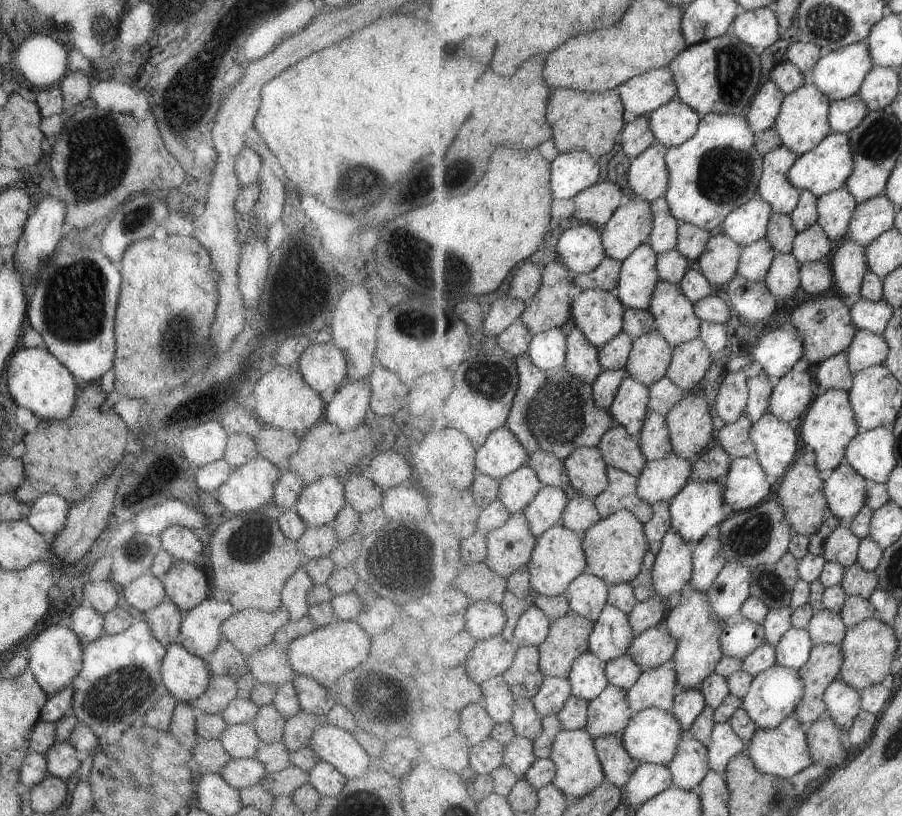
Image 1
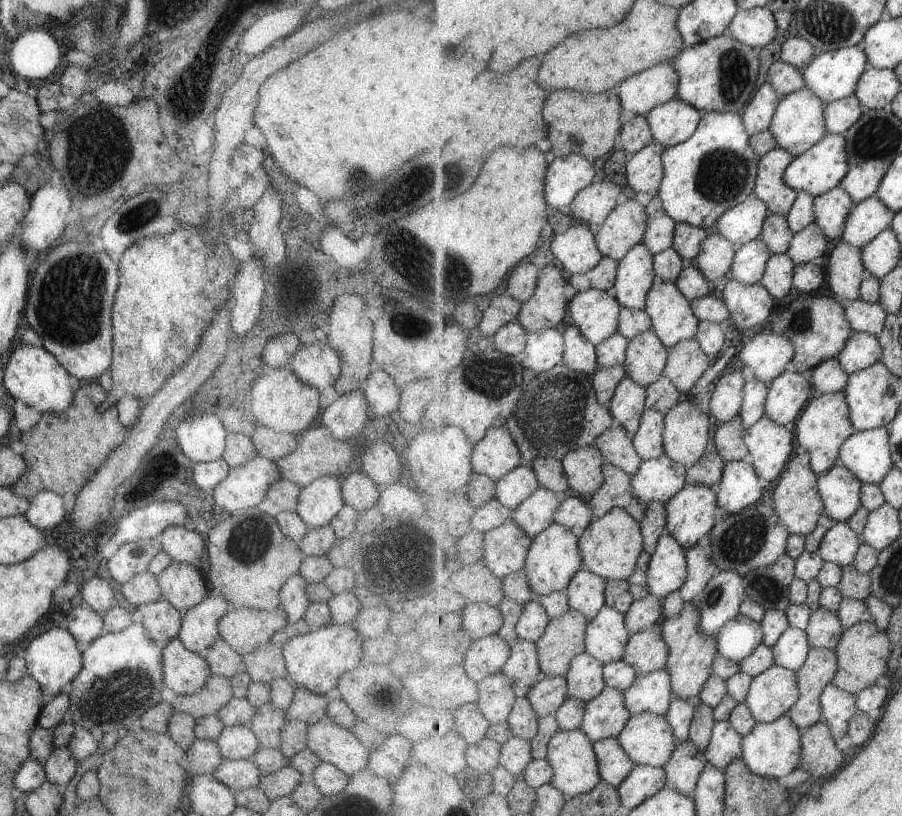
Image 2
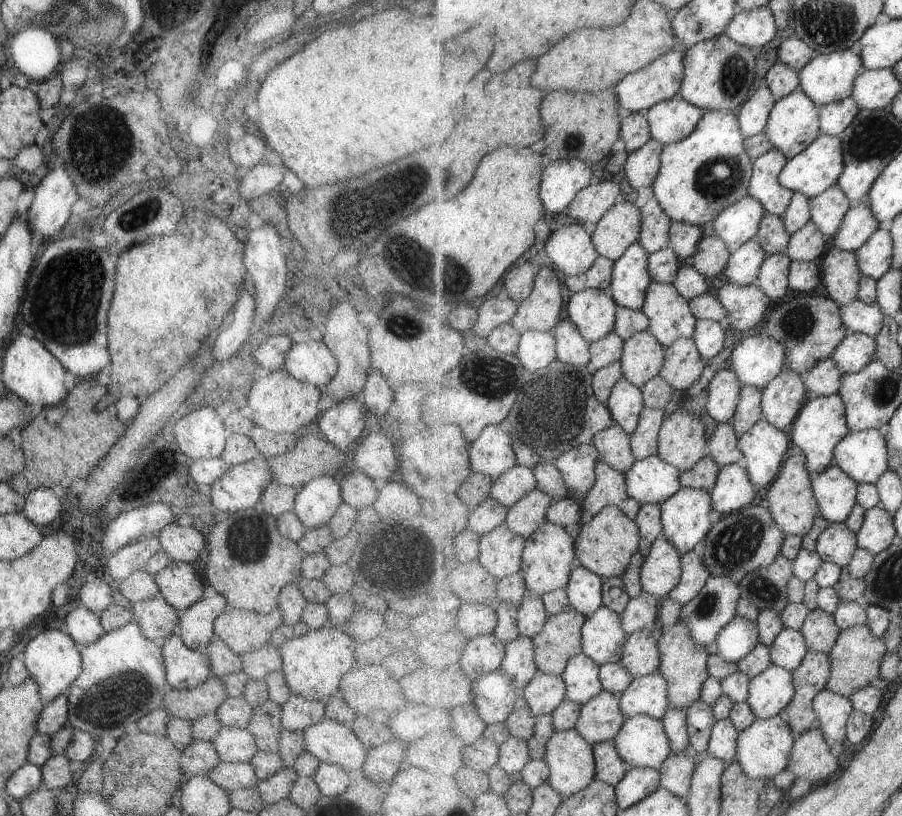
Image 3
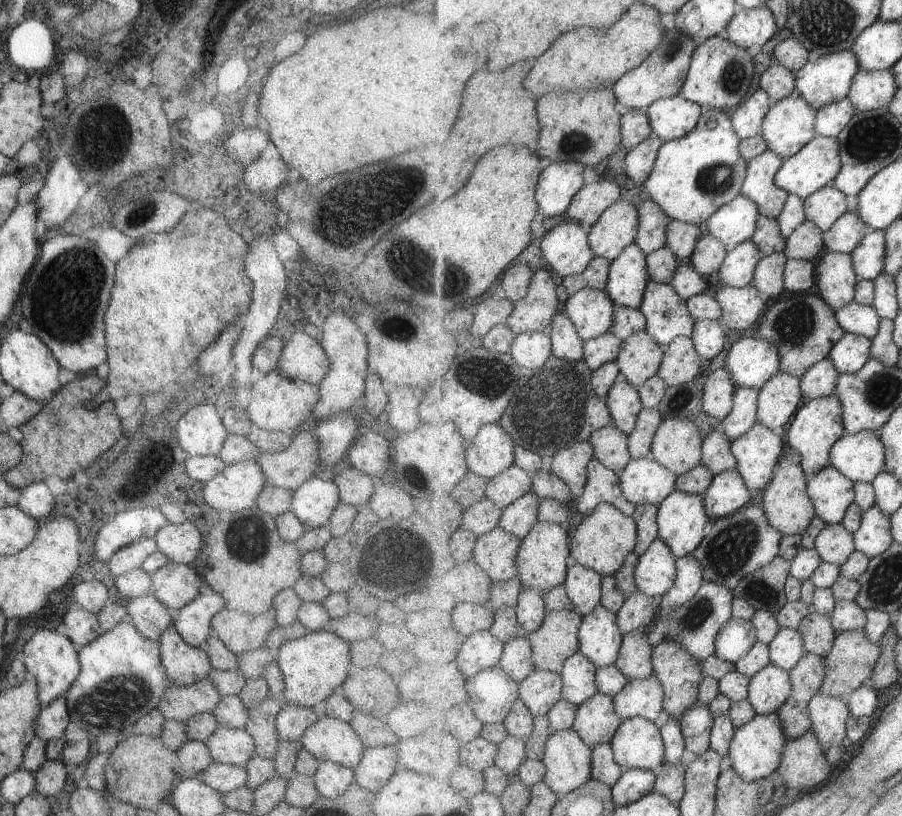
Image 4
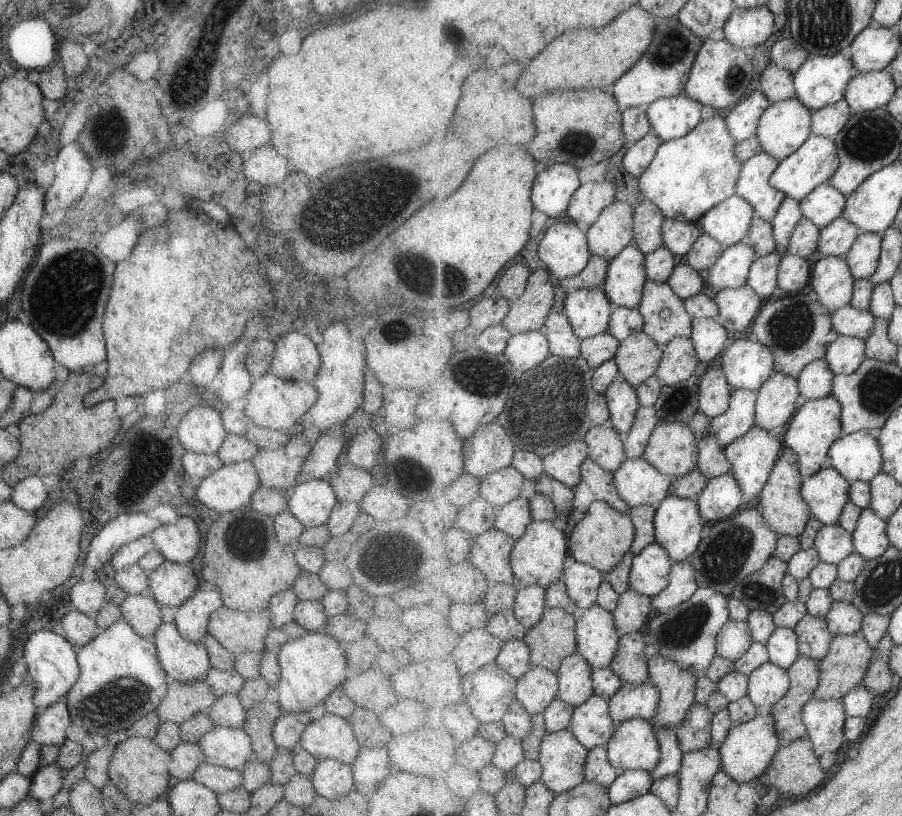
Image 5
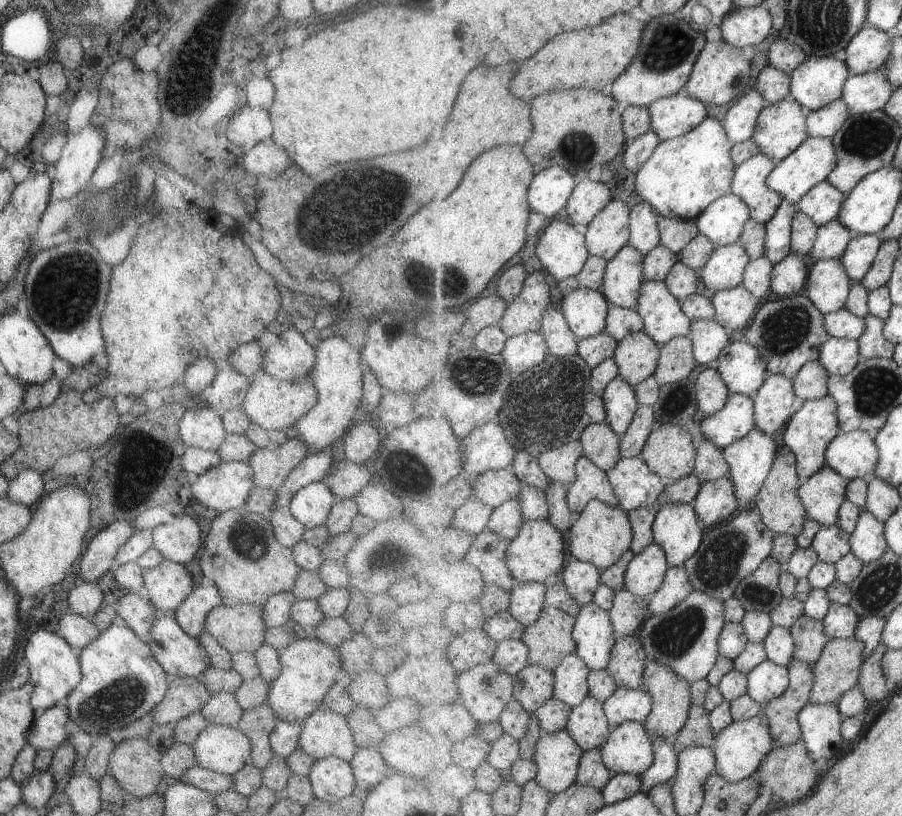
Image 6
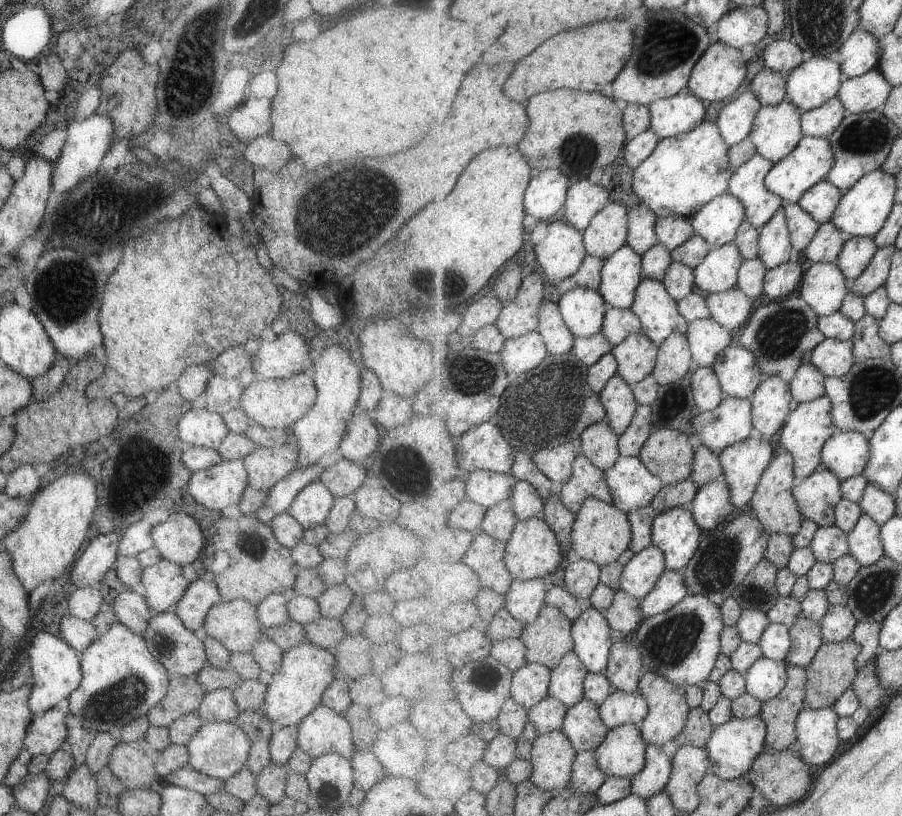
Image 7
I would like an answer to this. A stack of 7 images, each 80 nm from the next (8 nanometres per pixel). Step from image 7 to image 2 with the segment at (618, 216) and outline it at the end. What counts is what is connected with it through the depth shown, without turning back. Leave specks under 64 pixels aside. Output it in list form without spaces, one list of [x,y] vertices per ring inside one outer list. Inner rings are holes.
[[[623,199],[595,233],[604,257],[623,260],[633,246],[638,246],[645,239],[646,207],[635,200]]]

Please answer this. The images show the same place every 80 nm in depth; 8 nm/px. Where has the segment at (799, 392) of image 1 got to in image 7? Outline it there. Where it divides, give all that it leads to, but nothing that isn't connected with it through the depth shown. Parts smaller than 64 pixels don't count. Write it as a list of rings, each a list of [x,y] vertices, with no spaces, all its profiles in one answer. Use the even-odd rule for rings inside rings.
[[[772,376],[765,379],[751,398],[754,427],[765,437],[775,436],[792,412],[791,400],[792,390],[784,378]]]

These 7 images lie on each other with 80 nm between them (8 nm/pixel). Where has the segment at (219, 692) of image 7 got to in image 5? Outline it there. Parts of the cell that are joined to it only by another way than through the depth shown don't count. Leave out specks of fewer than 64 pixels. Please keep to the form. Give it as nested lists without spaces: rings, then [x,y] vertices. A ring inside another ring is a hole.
[[[226,693],[217,696],[204,714],[215,726],[240,728],[245,720],[246,710],[235,695]]]

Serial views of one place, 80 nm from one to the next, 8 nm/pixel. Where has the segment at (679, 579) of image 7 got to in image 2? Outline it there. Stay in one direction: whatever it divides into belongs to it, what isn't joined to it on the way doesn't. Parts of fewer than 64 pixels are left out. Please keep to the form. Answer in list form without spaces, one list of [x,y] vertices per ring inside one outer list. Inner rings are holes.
[[[707,539],[687,551],[687,570],[689,571],[687,582],[679,590],[685,603],[695,601],[707,588],[711,578],[721,572],[719,566],[713,562],[711,544]]]

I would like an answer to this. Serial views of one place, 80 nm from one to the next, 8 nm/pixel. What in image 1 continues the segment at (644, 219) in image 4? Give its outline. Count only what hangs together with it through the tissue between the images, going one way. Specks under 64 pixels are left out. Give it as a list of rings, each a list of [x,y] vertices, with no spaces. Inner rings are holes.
[[[658,198],[652,203],[654,213],[654,229],[649,244],[654,247],[657,254],[675,250],[678,245],[678,228],[680,221],[671,212],[668,200]]]

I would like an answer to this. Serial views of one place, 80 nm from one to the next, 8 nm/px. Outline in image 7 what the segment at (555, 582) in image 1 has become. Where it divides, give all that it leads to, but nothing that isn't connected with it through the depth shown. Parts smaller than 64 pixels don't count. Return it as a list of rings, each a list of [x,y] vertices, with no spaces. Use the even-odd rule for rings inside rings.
[[[531,517],[516,524],[506,548],[506,565],[514,578],[522,581],[552,576],[565,566],[562,543],[544,518]]]

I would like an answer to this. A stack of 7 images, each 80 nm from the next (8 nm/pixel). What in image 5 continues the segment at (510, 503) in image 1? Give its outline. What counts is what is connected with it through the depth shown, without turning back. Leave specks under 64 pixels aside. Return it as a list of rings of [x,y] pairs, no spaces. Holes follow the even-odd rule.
[[[513,466],[499,470],[481,480],[480,497],[495,508],[503,508],[521,496],[525,480],[525,476]]]

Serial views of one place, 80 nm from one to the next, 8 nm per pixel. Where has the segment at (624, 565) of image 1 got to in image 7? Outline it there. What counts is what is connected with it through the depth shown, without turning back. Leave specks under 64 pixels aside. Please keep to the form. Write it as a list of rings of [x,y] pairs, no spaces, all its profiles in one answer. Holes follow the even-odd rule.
[[[588,498],[583,508],[576,514],[570,546],[581,559],[596,562],[600,567],[617,562],[619,557],[630,548],[632,526],[628,514],[619,510],[613,503],[598,498]]]

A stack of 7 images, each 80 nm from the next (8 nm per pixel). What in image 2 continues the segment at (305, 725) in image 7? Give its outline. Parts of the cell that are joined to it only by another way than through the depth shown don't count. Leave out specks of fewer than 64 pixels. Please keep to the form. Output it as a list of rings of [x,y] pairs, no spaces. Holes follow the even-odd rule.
[[[325,715],[313,725],[308,726],[306,748],[311,754],[315,754],[319,761],[335,766],[337,770],[341,770],[348,778],[355,772],[364,770],[367,763],[367,750],[357,742],[350,730],[330,722]]]

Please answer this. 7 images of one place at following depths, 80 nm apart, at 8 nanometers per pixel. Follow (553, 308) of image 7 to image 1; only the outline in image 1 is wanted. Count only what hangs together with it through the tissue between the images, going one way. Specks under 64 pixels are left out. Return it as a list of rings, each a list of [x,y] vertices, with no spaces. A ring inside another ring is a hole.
[[[575,325],[568,329],[568,342],[566,365],[563,368],[575,378],[581,378],[587,384],[595,384],[595,380],[604,372],[600,349]]]

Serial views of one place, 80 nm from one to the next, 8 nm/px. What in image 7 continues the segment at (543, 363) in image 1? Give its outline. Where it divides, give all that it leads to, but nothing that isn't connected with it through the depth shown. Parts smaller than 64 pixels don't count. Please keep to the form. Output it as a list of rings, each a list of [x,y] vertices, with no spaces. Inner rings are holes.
[[[537,331],[508,339],[500,352],[508,374],[523,374],[537,368],[549,355],[543,336]]]

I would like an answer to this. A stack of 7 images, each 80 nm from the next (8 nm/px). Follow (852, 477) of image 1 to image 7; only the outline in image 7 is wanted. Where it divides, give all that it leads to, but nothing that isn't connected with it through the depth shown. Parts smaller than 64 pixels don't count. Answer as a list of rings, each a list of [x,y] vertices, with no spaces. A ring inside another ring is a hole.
[[[821,467],[810,477],[798,481],[794,488],[794,495],[802,510],[803,516],[814,520],[820,527],[830,527],[836,524],[836,506],[843,500],[843,480],[831,469]]]

